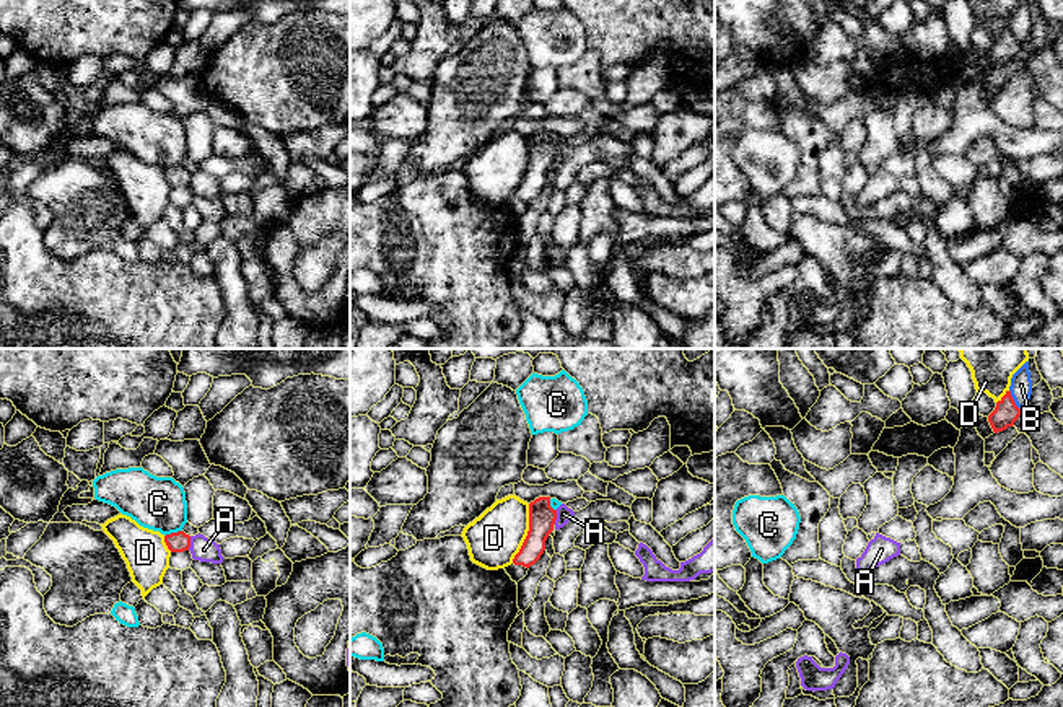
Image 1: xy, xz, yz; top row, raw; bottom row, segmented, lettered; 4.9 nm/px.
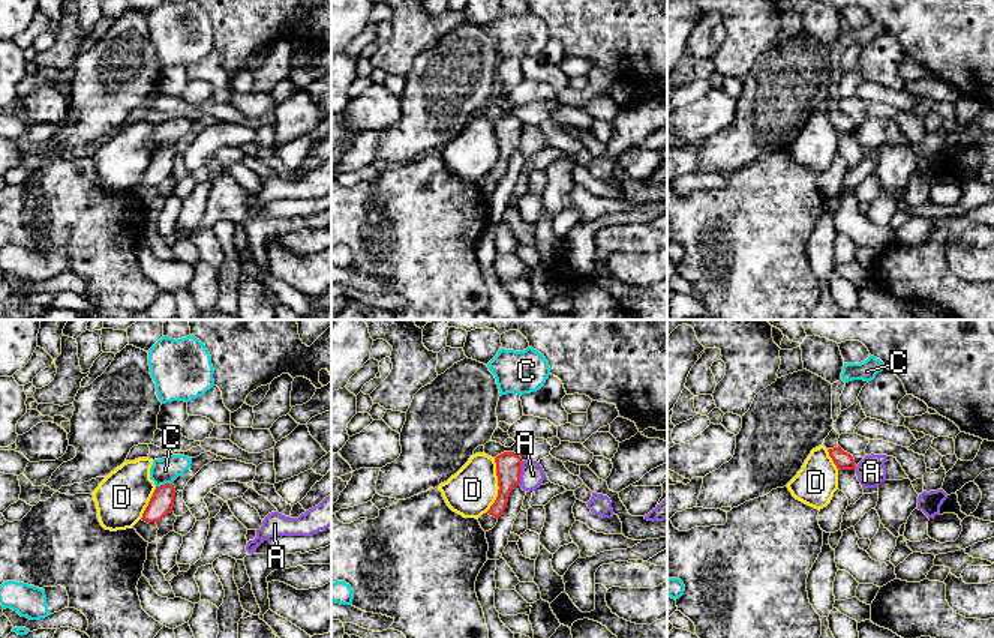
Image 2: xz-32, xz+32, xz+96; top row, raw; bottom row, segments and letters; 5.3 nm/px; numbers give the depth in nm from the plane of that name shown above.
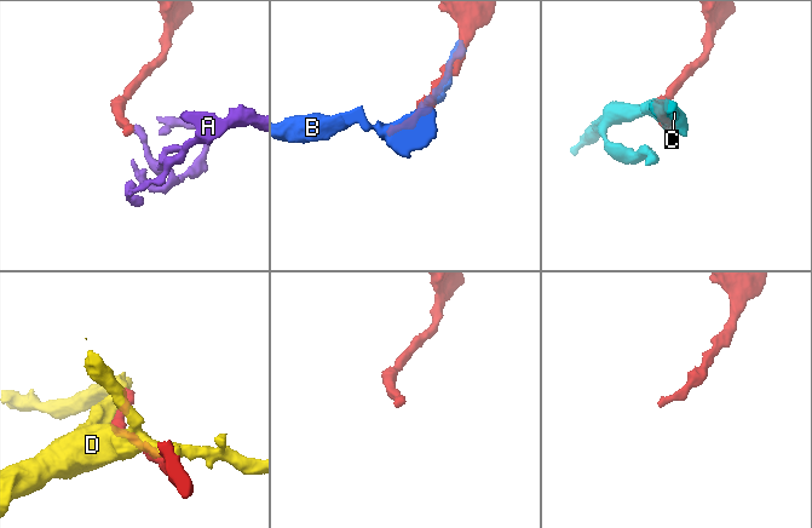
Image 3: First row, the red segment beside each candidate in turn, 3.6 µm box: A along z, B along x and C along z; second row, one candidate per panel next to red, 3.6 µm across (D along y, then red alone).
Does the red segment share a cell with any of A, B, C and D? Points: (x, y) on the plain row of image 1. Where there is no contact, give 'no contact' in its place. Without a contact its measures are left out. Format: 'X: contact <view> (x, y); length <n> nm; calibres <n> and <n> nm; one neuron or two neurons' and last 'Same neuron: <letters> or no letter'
A: contact xy (189, 178); length 70 nm; calibres 100 and 120 nm; two neurons
B: contact yz (1013, 35); length 120 nm; calibres 120 and 110 nm; two neurons
C: contact xy (173, 168); length 90 nm; calibres 100 and 260 nm; two neurons
D: contact xz (528, 168); length 300 nm; calibres 130 and 260 nm; two neurons
Same neuron: no letter

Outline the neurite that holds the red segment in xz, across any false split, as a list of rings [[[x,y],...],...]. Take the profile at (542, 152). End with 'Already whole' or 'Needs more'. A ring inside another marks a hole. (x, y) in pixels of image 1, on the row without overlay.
[[[539,132],[529,138],[529,166],[514,191],[513,199],[529,204],[534,200],[545,186],[545,176],[553,166],[557,145],[550,142],[550,132]]]. Already whole

